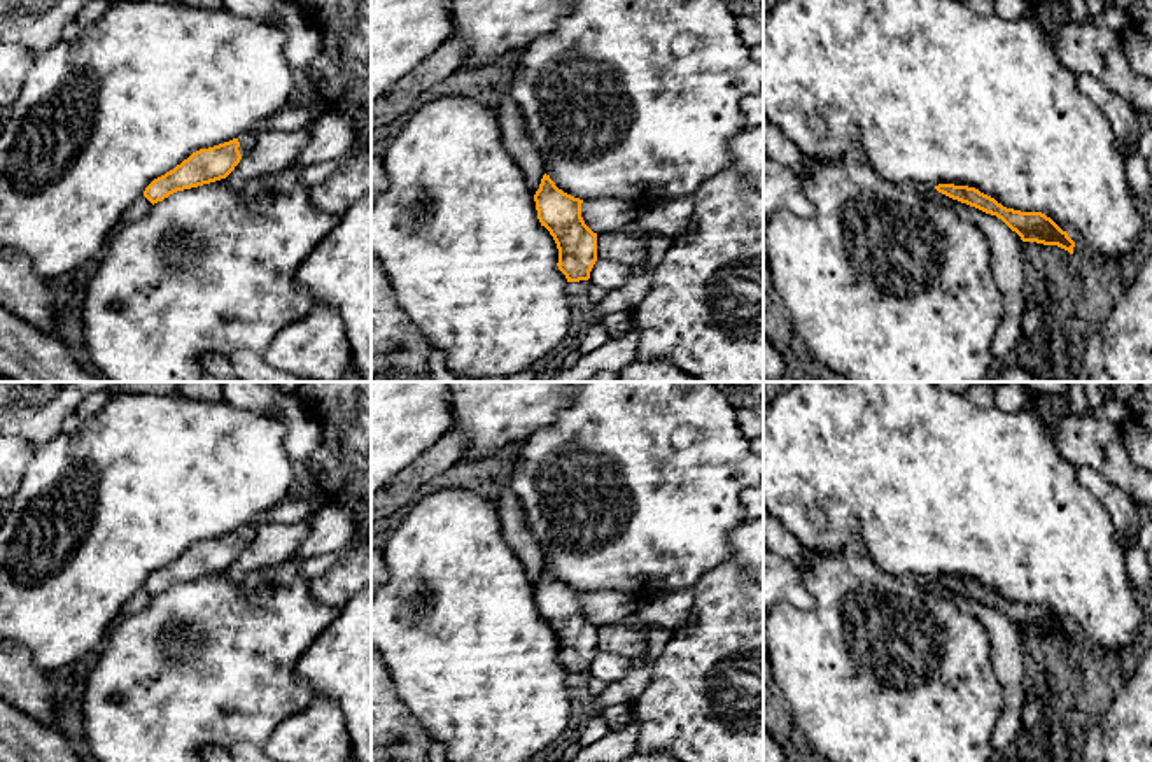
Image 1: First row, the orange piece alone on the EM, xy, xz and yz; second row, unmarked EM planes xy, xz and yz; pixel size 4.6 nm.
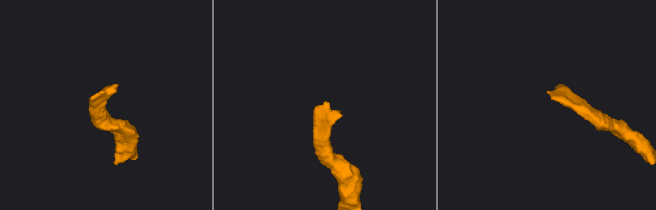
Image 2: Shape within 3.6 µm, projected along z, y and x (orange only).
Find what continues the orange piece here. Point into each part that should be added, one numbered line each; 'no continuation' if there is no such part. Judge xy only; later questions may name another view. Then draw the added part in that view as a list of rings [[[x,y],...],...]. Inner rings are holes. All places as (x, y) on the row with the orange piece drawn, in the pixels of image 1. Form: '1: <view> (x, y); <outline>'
1: xy (247, 139); [[[250,130],[250,131],[245,131],[238,137],[238,142],[240,142],[238,151],[240,151],[242,156],[245,156],[254,147],[256,133],[257,131]]]

